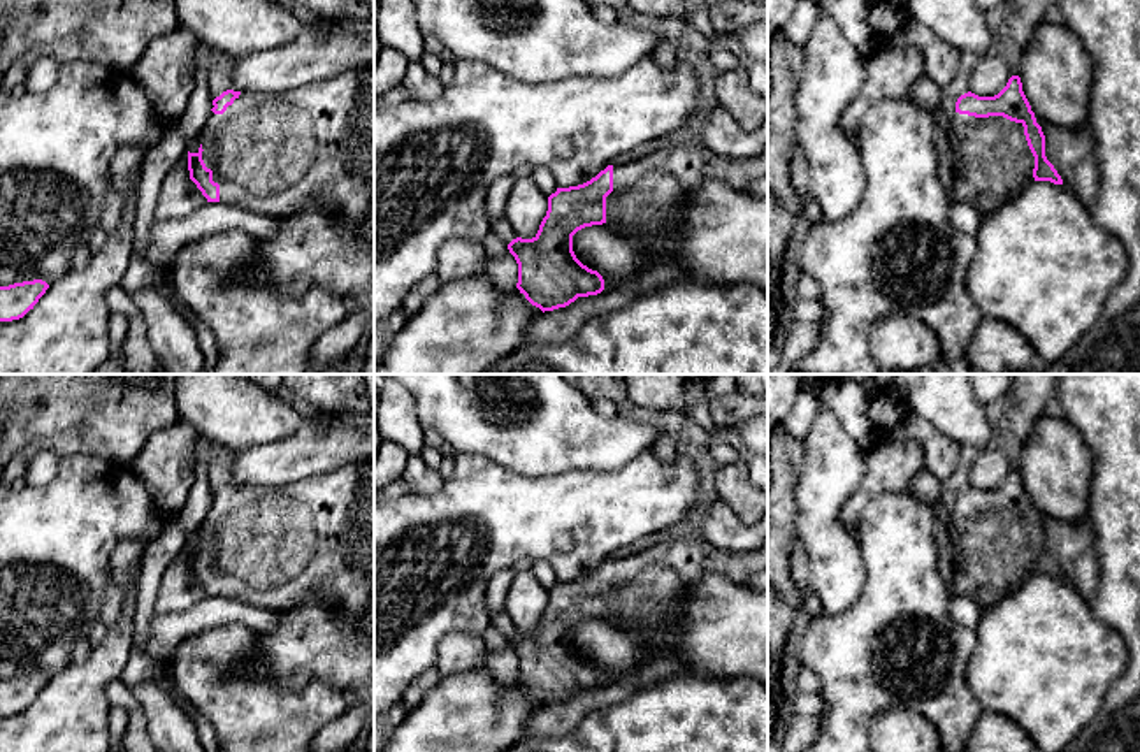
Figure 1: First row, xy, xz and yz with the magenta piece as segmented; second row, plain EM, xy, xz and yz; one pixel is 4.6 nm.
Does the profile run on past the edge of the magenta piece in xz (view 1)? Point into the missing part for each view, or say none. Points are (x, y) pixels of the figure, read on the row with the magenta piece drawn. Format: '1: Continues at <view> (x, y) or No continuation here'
1: Continues at xz (649, 195)

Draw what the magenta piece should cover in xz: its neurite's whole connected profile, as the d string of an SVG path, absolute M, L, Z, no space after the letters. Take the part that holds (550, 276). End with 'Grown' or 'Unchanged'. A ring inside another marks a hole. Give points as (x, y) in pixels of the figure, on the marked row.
M680 146L624 165L608 165L583 184L557 188L548 197L548 211L538 234L532 239L516 237L508 244L518 264L516 288L543 313L566 307L578 297L597 295L604 290L604 279L576 258L573 235L578 230L604 223L636 241L652 241L676 228L685 214L685 195L699 183L720 181L747 190L764 176L768 176L768 151L748 160L732 160L708 148Z. Grown

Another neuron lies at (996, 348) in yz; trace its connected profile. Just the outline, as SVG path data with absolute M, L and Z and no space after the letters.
M987 316L975 327L966 357L973 374L1017 374L1038 364L1035 348L1019 330Z

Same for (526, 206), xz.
M520 177L515 181L504 207L504 218L518 237L536 237L539 225L548 211L548 197L536 186L534 179Z

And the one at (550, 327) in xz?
M653 265L625 283L604 288L597 295L578 297L566 307L538 315L523 334L523 344L564 343L573 337L588 320L610 315L645 293L655 292L660 286L682 283L685 278L687 271L682 265Z

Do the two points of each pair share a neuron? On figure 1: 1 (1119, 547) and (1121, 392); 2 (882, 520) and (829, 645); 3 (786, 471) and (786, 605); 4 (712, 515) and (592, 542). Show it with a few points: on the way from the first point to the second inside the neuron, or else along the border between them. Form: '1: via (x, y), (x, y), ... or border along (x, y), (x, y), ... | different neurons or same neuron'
1: via (1121, 508), (1121, 431) | same neuron
2: via (882, 552), (882, 594), (861, 615) | same neuron
3: via (786, 505), (786, 571) | same neuron
4: border along (710, 494), (696, 513) | different neurons

